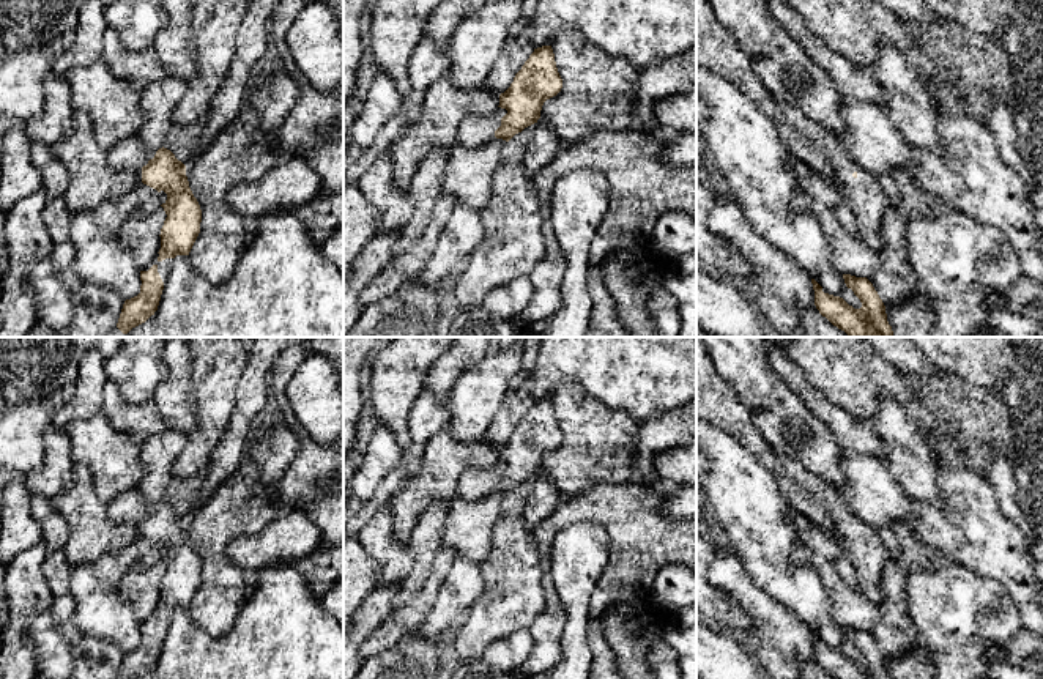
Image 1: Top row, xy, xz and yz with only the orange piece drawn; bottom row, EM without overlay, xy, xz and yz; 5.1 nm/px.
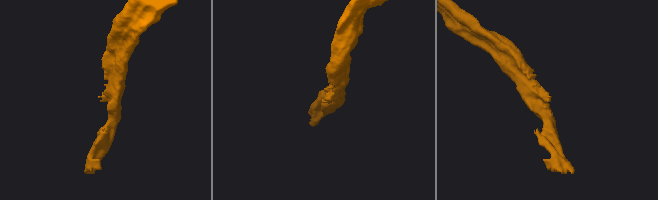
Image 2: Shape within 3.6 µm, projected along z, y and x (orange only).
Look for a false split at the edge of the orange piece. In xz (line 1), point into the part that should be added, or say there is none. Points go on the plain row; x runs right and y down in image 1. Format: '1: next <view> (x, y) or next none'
1: next xz (475, 484)

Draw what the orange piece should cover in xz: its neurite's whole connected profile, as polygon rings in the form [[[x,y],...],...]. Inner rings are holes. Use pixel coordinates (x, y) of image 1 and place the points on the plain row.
[[[551,399],[534,402],[510,440],[499,447],[499,458],[490,468],[470,468],[457,484],[457,498],[474,503],[493,492],[509,495],[525,480],[537,476],[542,458],[562,441]]]

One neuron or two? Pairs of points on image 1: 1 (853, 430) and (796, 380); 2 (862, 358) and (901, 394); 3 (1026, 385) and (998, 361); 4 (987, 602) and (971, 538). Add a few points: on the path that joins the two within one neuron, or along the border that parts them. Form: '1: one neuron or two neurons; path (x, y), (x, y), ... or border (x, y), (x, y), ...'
1: one neuron; path (838, 421), (810, 394)
2: one neuron; path (872, 367), (892, 385)
3: two neurons; border (1015, 353), (1015, 366), (1004, 383)
4: two neurons; border (955, 563), (991, 580)

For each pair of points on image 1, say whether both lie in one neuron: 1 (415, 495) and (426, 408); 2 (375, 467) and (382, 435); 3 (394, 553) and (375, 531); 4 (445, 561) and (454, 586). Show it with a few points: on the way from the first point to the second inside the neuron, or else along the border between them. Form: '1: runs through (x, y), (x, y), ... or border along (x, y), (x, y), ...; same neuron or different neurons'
1: border along (430, 438), (424, 448), (421, 468), (391, 498); different neurons
2: runs through (380, 459), (382, 443); same neuron
3: runs through (389, 549), (377, 536); same neuron
4: border along (457, 556), (432, 604); different neurons

